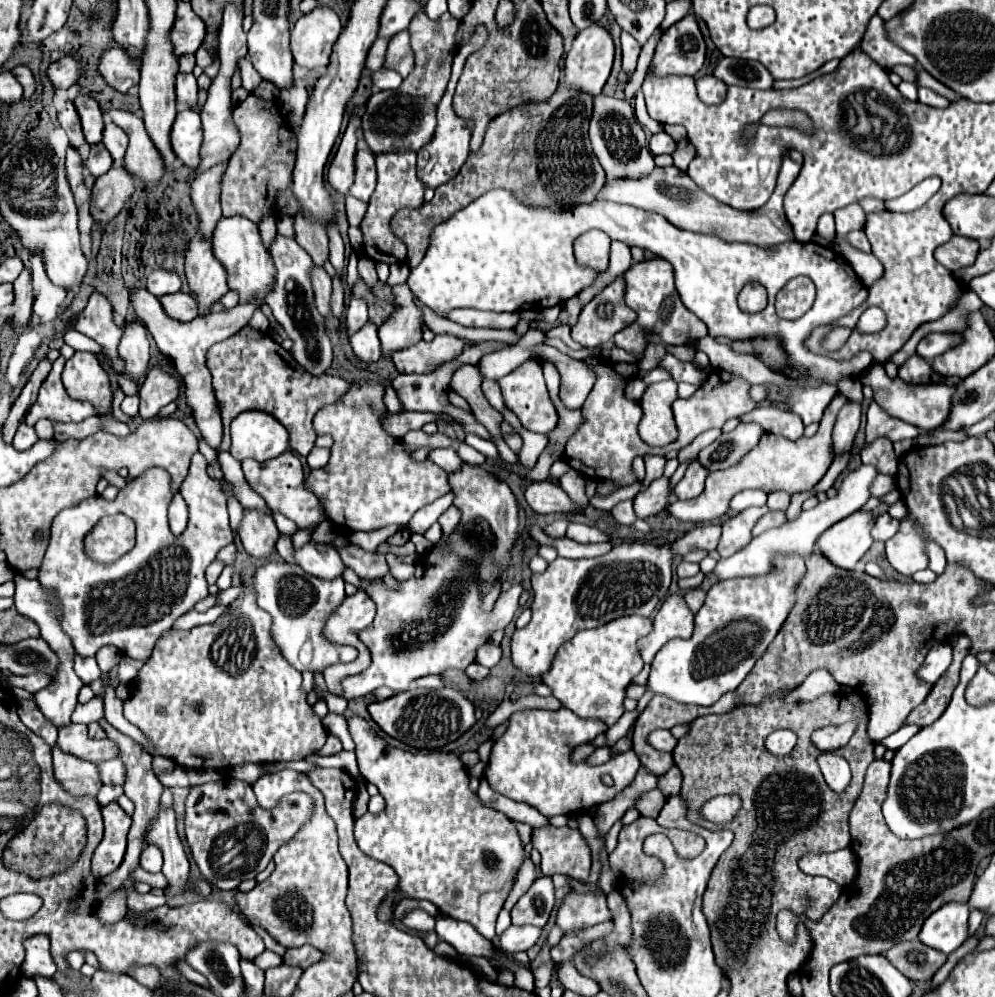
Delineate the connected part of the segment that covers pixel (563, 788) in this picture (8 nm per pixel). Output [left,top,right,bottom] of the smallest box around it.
[486,707,640,817]

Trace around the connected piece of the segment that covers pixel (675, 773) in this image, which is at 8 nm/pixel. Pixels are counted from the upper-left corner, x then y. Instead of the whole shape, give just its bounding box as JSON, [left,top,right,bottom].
[658,765,682,798]

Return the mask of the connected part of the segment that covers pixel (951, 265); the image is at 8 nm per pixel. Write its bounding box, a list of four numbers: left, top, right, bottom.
[934,235,978,271]

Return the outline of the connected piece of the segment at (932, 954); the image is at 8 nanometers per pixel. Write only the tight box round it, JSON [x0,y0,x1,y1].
[886,941,946,981]

